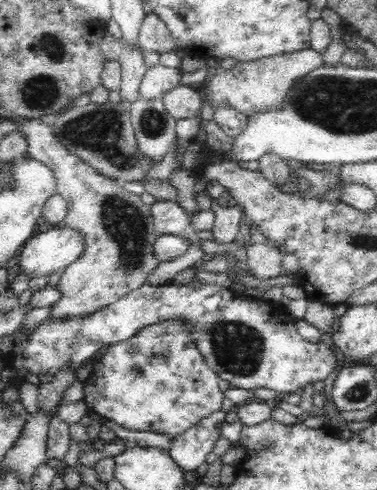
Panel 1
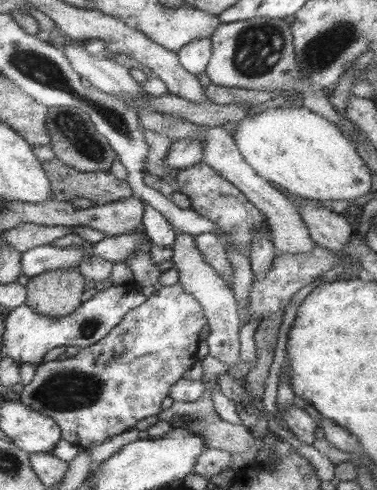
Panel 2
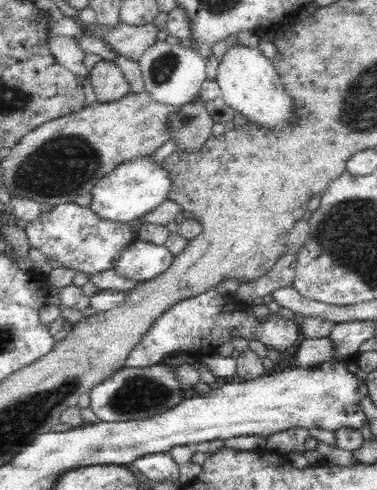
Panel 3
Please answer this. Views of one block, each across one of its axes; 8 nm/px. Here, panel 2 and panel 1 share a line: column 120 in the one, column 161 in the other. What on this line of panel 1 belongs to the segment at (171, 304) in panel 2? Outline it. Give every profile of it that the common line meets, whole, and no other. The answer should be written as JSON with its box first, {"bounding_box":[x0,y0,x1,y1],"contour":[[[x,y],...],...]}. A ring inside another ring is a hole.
{"bounding_box":[84,324,226,442],"contour":[[[158,324],[142,330],[142,334],[136,334],[136,338],[108,348],[96,358],[94,374],[84,384],[84,402],[88,412],[94,412],[100,418],[112,420],[128,430],[166,434],[174,442],[190,428],[196,428],[202,420],[222,410],[226,392],[218,388],[218,378],[220,376],[204,362],[204,356],[196,350],[192,340],[186,338],[186,332],[182,332],[180,326]]]}

